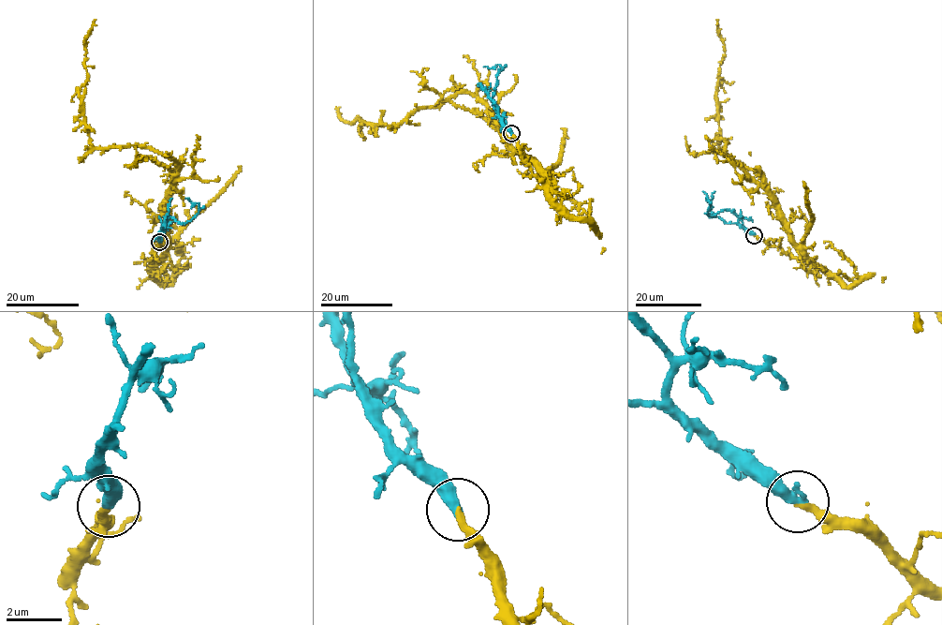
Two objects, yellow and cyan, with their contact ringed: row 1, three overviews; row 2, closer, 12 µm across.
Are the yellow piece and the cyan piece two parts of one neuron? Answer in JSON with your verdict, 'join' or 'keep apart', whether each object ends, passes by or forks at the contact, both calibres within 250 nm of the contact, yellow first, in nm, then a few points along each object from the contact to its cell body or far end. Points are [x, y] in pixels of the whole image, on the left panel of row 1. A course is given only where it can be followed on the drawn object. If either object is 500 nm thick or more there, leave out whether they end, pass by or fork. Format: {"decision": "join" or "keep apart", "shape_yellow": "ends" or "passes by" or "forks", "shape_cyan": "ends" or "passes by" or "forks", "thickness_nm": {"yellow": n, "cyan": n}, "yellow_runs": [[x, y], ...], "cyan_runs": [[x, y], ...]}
{"decision": "join", "shape_yellow": "ends", "shape_cyan": "ends", "thickness_nm": {"yellow": 260, "cyan": 440}, "yellow_runs": [[160, 243], [153, 261], [166, 245], [173, 158], [142, 146], [91, 144], [82, 96], [85, 38], [95, 19]], "cyan_runs": [[160, 242], [158, 236], [167, 217], [182, 224], [191, 220], [199, 209], [198, 203], [186, 199]]}

